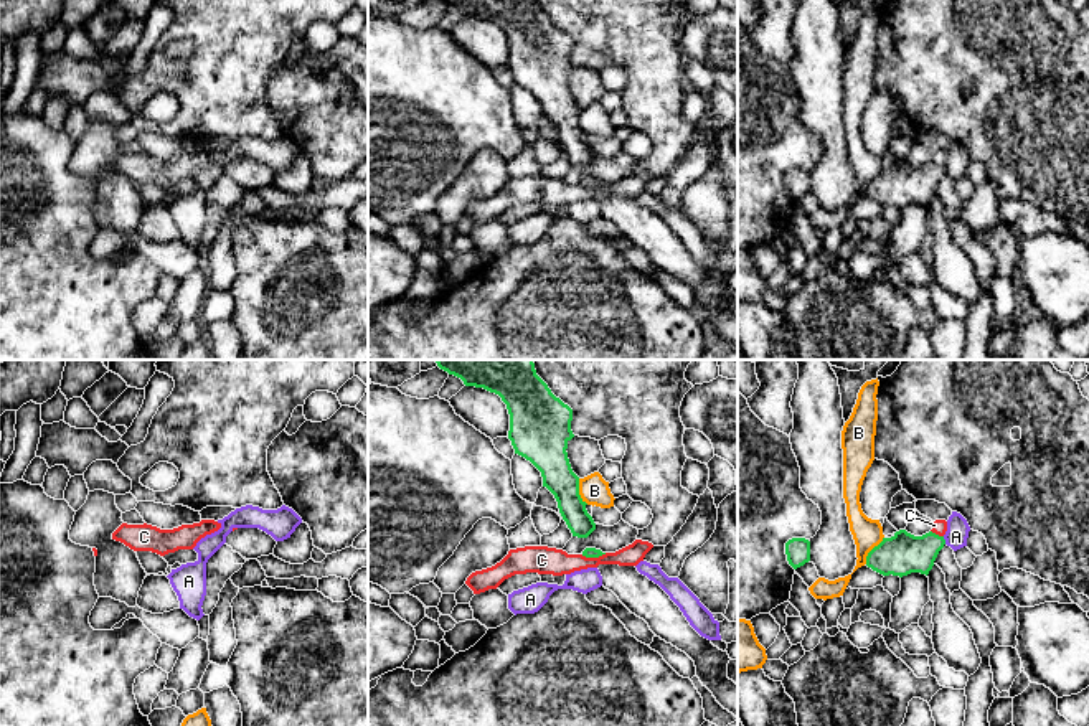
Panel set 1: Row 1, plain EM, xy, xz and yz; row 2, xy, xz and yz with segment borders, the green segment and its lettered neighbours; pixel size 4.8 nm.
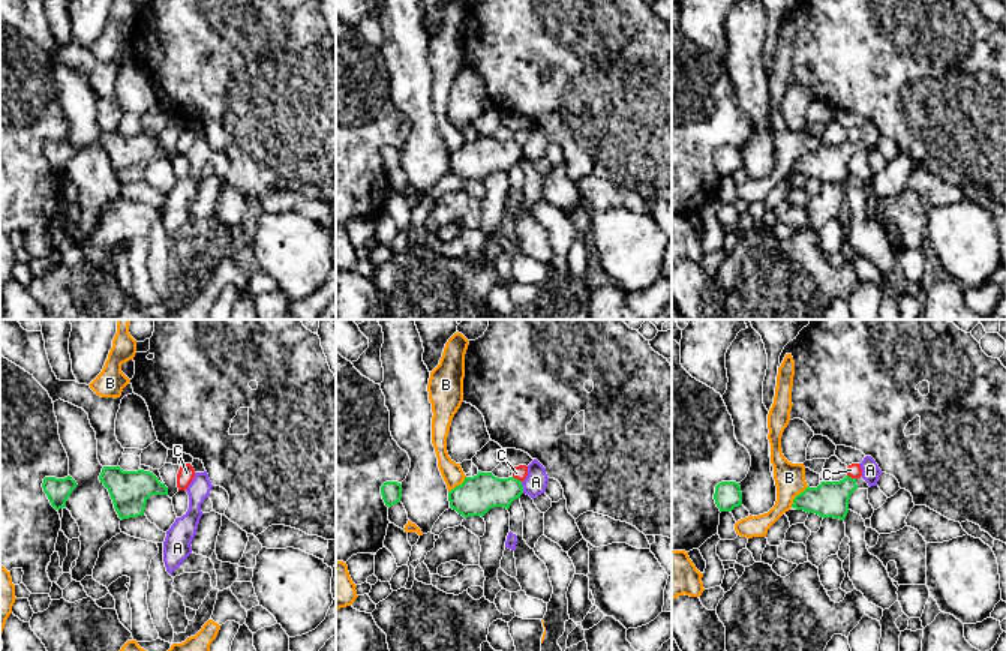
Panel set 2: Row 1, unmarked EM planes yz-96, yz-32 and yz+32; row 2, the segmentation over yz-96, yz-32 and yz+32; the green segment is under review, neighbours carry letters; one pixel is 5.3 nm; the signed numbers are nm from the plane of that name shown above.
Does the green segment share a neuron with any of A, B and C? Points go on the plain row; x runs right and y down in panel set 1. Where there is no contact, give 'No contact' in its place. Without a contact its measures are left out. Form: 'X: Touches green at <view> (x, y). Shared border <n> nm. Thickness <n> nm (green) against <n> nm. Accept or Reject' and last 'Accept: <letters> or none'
A: Touches green at yz (944, 170). Shared border 40 nm. Thickness 200 nm (green) against 110 nm. Reject
B: Touches green at yz (872, 180). Shared border 160 nm. Thickness 200 nm (green) against 140 nm. Reject
C: Touches green at xz (593, 187). Shared border 130 nm. Thickness 50 nm (green) against 140 nm. Reject
Accept: none

